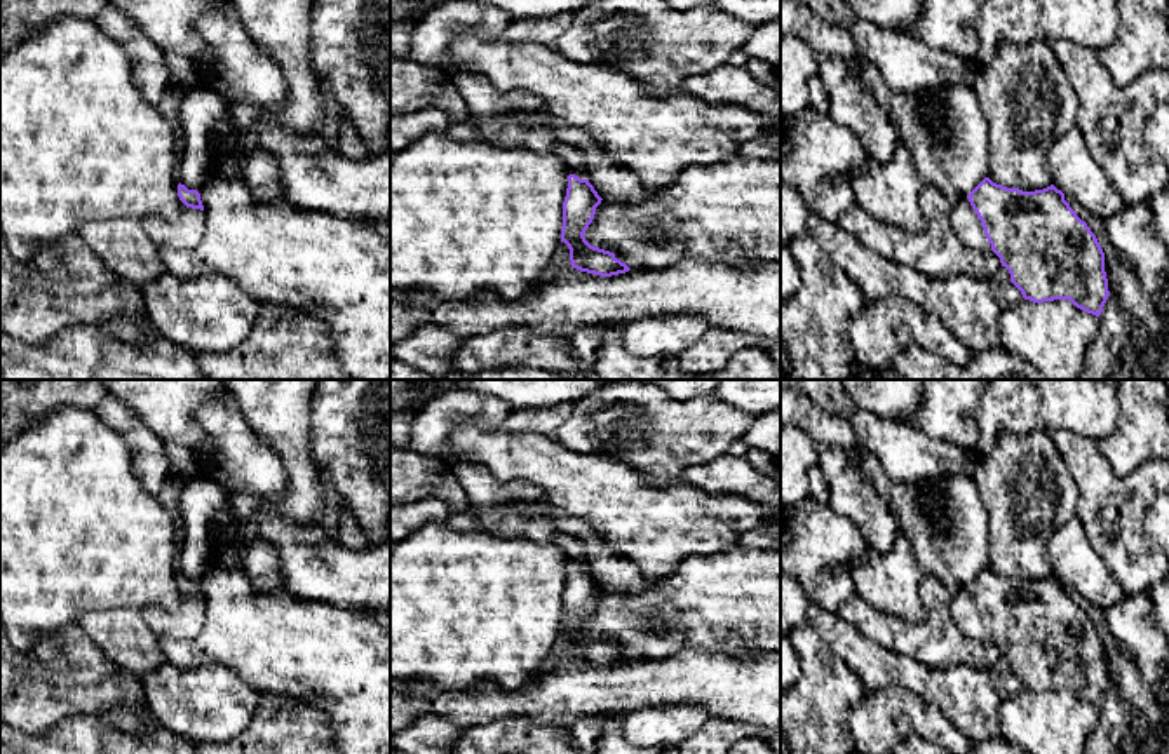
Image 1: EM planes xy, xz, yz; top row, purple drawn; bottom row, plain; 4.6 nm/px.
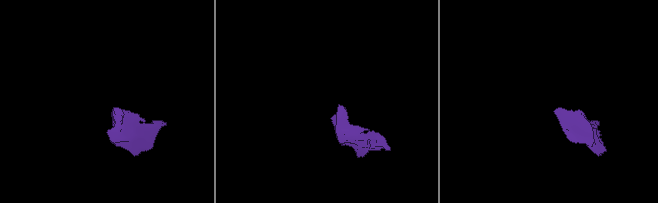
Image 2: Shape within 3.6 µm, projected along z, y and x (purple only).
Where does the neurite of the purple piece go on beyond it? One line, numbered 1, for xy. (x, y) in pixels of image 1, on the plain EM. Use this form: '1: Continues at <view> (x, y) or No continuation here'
1: Continues at xy (190, 620)

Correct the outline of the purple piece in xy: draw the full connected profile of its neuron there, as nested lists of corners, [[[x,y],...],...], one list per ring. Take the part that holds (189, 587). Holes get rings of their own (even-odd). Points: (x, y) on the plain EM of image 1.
[[[178,575],[178,587],[185,594],[181,611],[166,611],[159,604],[141,609],[143,620],[155,636],[192,639],[206,622],[206,604],[197,580]]]

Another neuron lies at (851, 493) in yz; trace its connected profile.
[[[821,446],[819,465],[829,488],[831,508],[861,528],[868,549],[890,552],[899,535],[897,521],[861,463],[840,448]]]

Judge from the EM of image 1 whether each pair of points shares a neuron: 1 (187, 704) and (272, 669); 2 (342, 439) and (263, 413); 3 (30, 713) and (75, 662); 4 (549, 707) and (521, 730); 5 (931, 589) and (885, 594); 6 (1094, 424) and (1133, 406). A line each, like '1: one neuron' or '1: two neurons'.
1: two neurons
2: two neurons
3: one neuron
4: two neurons
5: two neurons
6: two neurons

